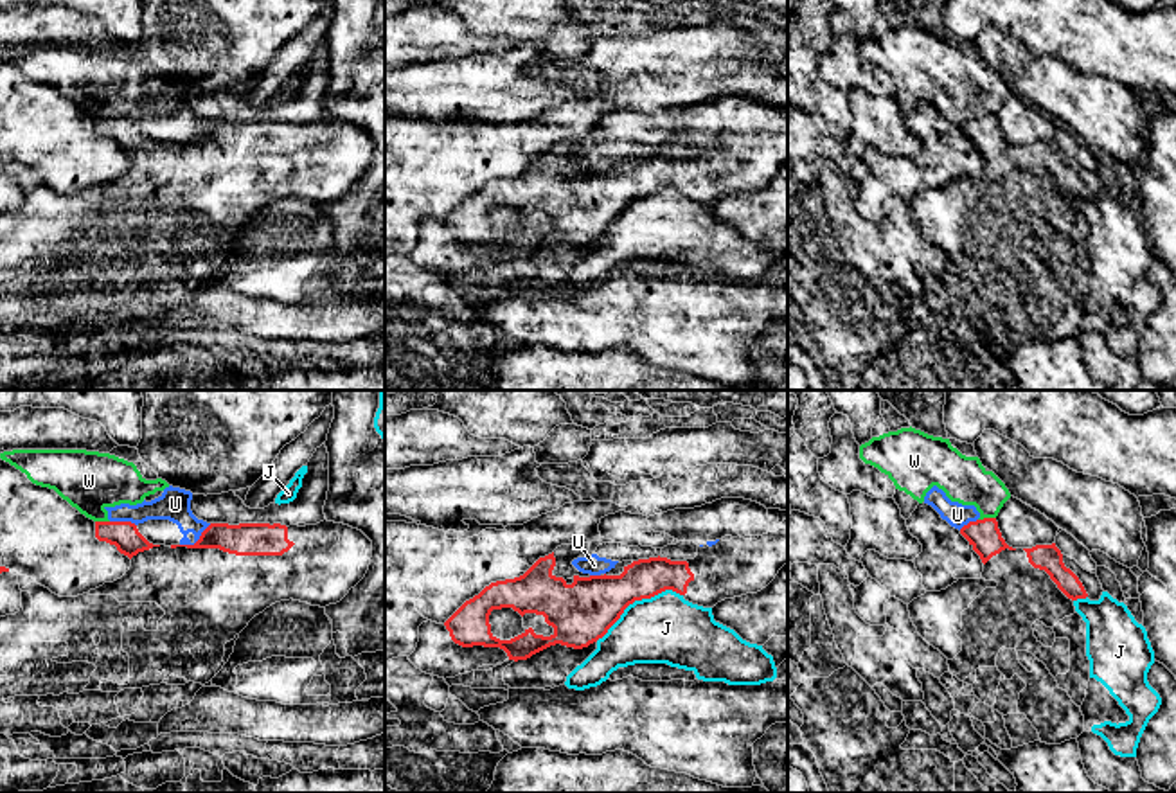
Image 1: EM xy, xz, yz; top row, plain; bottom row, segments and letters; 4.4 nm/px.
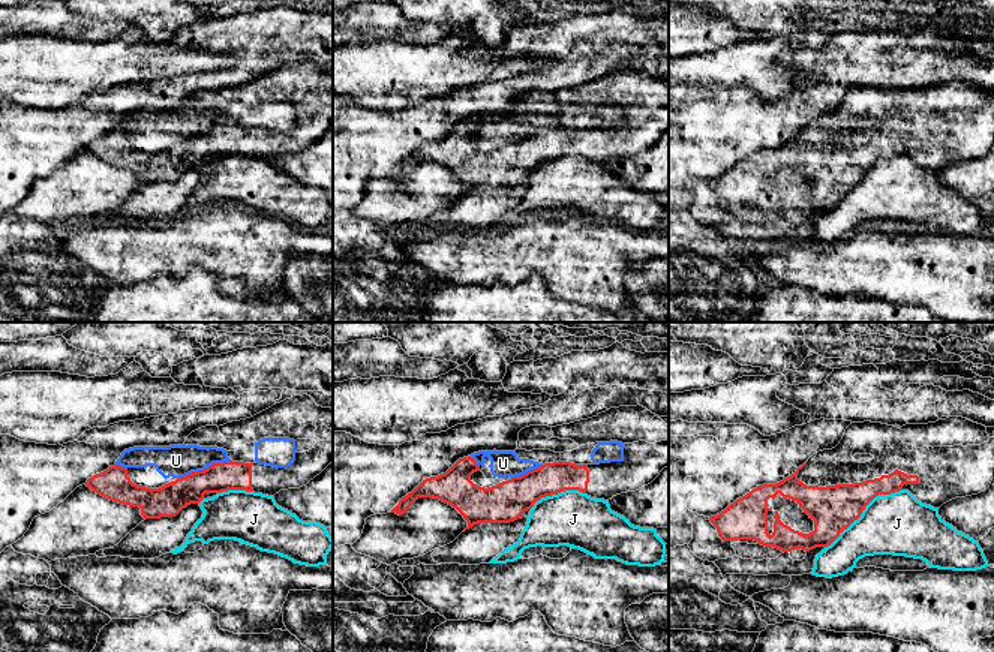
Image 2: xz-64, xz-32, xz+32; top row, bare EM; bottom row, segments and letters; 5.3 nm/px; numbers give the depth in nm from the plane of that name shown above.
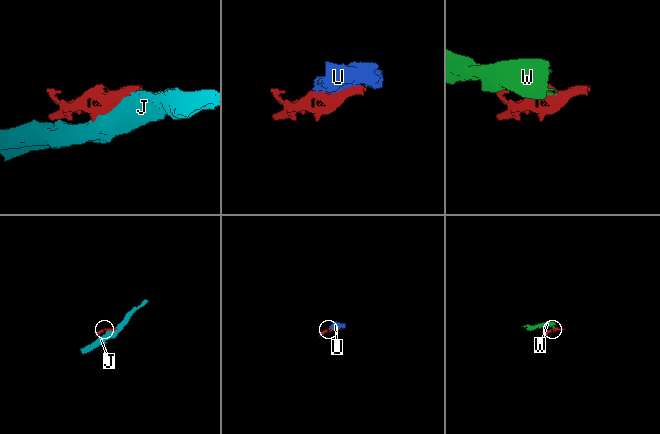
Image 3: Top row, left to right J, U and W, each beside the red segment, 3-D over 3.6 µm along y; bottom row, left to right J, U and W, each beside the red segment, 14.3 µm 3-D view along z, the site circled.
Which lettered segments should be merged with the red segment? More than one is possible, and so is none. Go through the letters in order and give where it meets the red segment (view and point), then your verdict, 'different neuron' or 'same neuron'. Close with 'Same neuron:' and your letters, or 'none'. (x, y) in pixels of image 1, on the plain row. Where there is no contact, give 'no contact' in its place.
J: xz (637, 196) | different neuron
U: xy (198, 137) | different neuron
W: yz (986, 115) | different neuron
Same neuron: none

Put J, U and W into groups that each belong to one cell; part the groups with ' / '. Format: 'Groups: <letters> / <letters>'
Groups: J / U W

